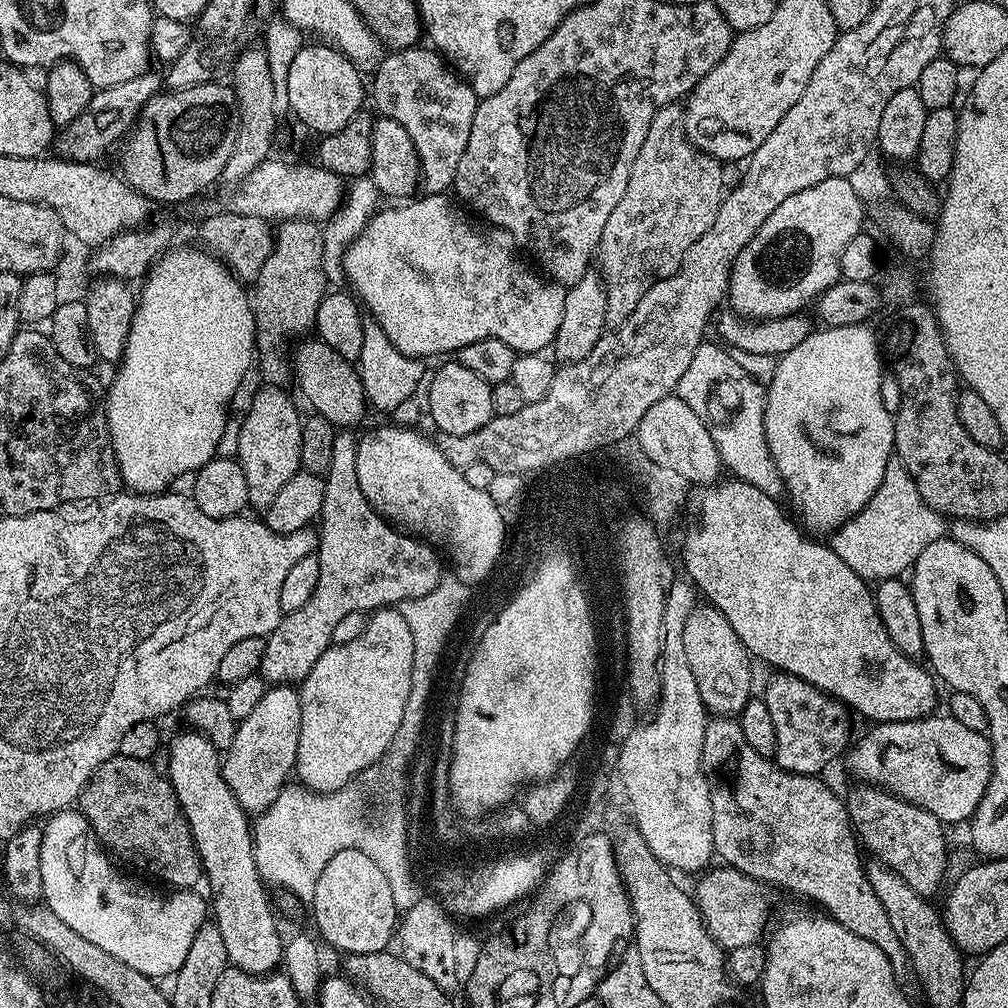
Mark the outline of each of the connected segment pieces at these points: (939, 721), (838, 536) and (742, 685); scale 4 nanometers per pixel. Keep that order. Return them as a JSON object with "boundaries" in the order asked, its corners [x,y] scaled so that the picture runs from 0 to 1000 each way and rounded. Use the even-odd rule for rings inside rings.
{"boundaries":[[[[939,708],[903,716],[866,717],[862,722],[839,746],[841,762],[850,775],[868,778],[915,800],[938,819],[963,813],[983,774],[984,742],[977,727],[953,720]]],[[[888,454],[881,458],[879,469],[872,479],[871,486],[868,487],[867,494],[852,510],[828,525],[823,534],[824,544],[835,554],[839,562],[843,562],[849,569],[862,577],[894,572],[909,559],[915,546],[933,535],[938,526],[938,515],[925,503],[919,502],[911,487],[909,476],[903,474],[897,460],[889,464],[891,459],[892,456]],[[881,476],[887,476],[887,480],[881,480]],[[877,492],[883,492],[883,496],[893,496],[893,500],[877,500]]],[[[694,597],[687,604],[681,613],[681,621],[677,621],[677,643],[681,649],[681,657],[685,657],[685,669],[688,669],[688,677],[692,677],[692,688],[696,688],[696,696],[703,707],[714,712],[726,712],[737,704],[742,694],[747,693],[747,656],[744,648],[732,633],[732,629],[728,629],[728,621],[720,617],[720,613],[707,599]]]]}

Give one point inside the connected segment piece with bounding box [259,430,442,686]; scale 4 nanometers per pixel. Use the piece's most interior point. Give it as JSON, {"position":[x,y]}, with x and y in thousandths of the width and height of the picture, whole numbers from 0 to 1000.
{"position":[361,559]}

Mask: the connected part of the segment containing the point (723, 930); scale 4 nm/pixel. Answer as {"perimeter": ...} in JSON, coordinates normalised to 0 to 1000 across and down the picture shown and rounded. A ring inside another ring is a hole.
{"perimeter":[[[713,860],[699,864],[691,872],[695,873],[691,875],[690,885],[688,884],[690,900],[694,902],[694,910],[698,912],[700,923],[719,942],[754,937],[759,932],[760,922],[763,920],[762,904],[766,901],[766,893],[762,890],[763,878],[756,877],[727,861]]]}

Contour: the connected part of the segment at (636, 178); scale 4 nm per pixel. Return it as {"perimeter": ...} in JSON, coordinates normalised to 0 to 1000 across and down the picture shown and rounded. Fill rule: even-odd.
{"perimeter":[[[674,102],[663,103],[649,113],[649,121],[641,129],[641,141],[629,157],[621,192],[609,204],[595,237],[593,270],[601,287],[604,322],[616,321],[647,282],[670,272],[681,248],[708,224],[712,204],[720,193],[714,167],[715,160],[692,150],[683,140]]]}

